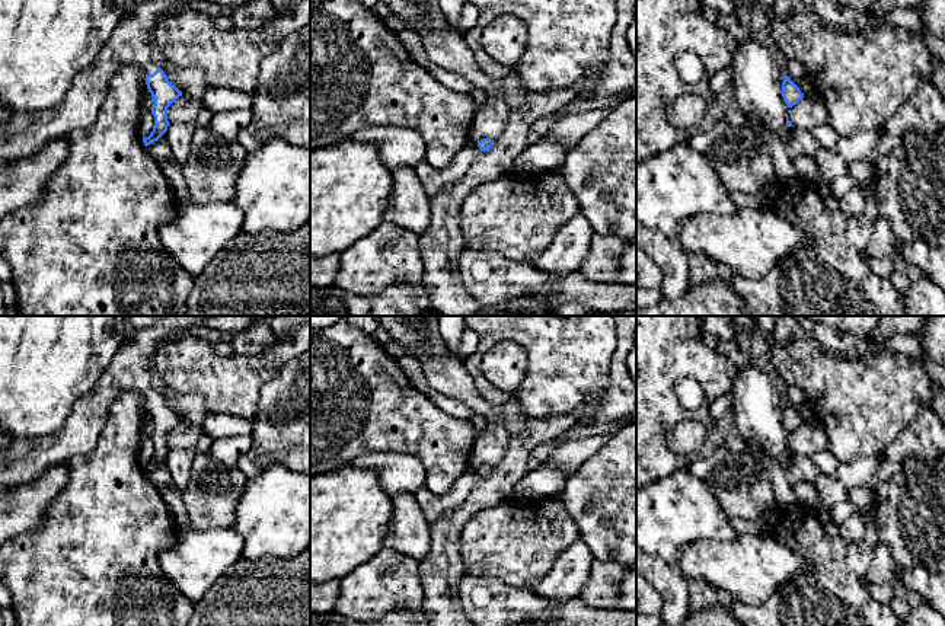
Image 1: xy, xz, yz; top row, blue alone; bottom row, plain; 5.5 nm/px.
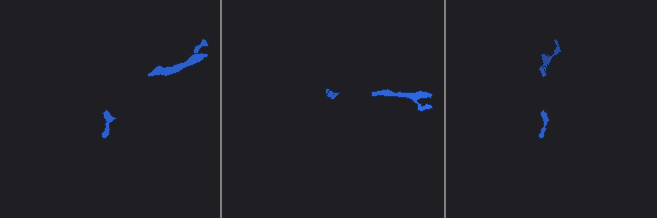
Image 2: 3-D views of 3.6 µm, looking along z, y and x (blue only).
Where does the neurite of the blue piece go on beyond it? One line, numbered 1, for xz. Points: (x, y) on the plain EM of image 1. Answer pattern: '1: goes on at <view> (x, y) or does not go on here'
1: does not go on here

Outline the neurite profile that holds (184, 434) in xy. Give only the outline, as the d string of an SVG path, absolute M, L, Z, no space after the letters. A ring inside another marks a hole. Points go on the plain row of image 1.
M179 422L167 434L167 447L173 448L195 448L202 444L201 427L191 425L189 422Z

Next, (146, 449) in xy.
M144 435L141 438L140 447L138 447L138 459L141 464L146 464L153 457L154 451L154 443L150 435Z

